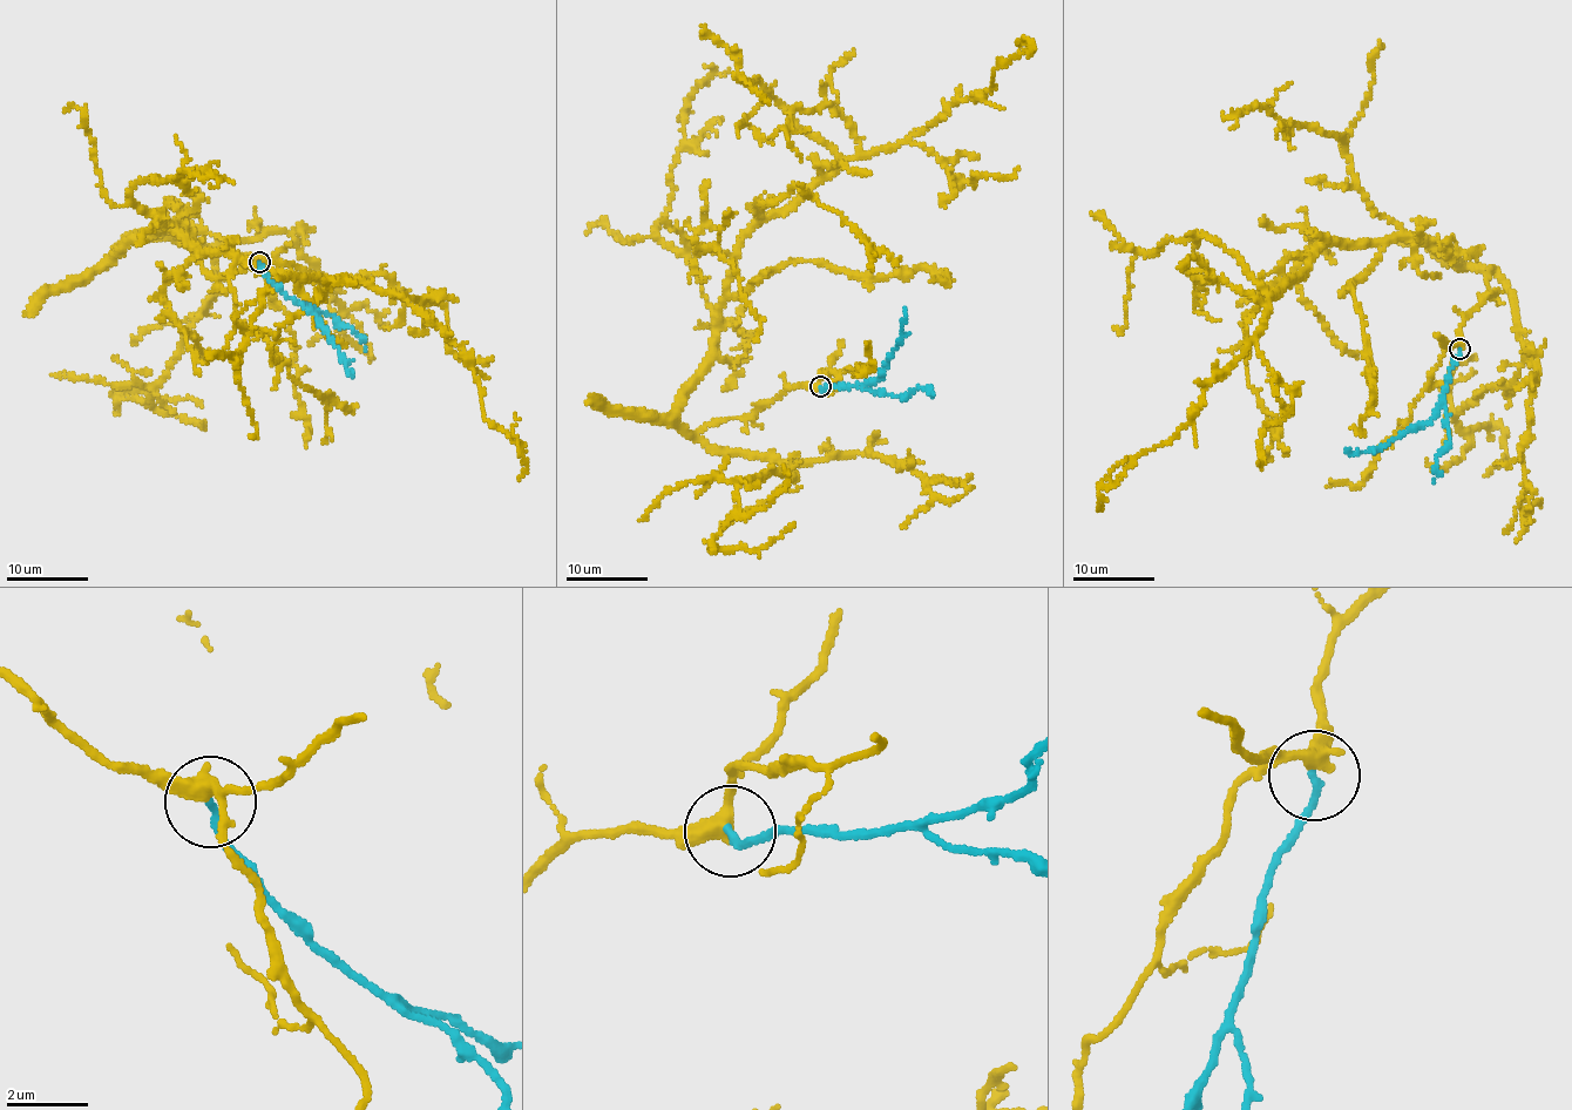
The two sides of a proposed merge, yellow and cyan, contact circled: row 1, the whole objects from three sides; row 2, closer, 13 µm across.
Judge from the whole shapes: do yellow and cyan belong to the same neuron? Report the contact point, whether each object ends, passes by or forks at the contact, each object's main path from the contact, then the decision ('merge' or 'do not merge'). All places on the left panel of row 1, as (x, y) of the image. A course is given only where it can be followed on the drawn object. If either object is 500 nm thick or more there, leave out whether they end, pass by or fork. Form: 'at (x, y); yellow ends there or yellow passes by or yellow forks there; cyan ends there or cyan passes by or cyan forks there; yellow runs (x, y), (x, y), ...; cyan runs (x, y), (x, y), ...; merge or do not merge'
at (259, 262); yellow passes by; cyan ends there; yellow runs (258, 262), (190, 230), (110, 257), (169, 227), (198, 255), (402, 296), (462, 352), (517, 479); cyan runs (259, 262), (278, 288), (304, 304), (351, 376), (353, 372); merge

